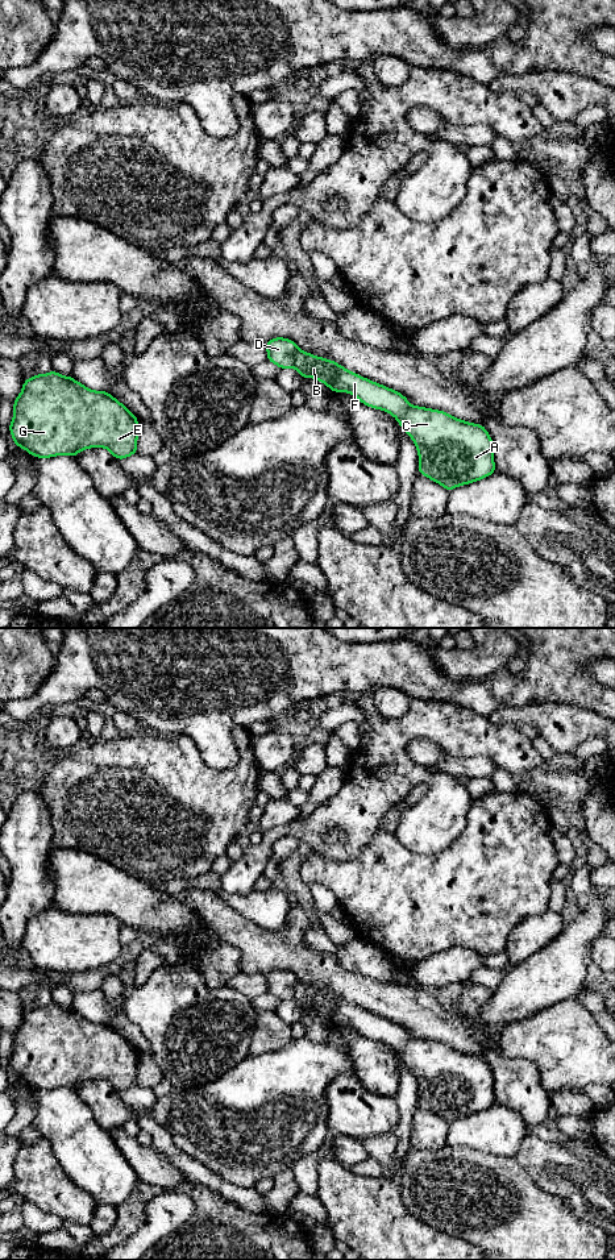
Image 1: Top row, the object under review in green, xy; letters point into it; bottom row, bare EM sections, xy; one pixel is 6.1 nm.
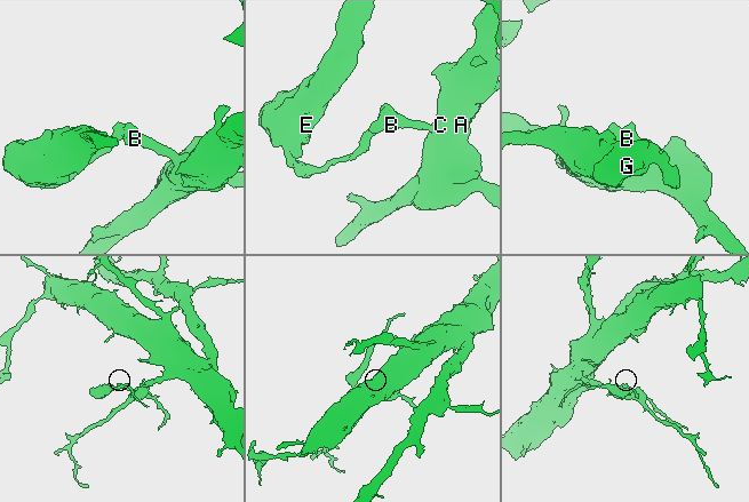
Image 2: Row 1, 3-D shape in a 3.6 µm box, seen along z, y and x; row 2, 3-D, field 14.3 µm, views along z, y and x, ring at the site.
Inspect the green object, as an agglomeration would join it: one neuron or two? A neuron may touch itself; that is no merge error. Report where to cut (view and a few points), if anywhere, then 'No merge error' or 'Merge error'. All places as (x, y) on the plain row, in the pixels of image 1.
Split along xy (298, 981), (291, 998). Merge error

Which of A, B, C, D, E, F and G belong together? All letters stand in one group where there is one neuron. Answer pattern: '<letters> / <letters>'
A B C F / D E G

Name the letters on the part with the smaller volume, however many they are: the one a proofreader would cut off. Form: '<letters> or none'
D, E, G

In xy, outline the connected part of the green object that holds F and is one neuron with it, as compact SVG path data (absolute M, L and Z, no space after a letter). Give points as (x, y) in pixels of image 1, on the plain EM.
M303 982L294 986L292 999L303 1010L316 1010L333 1024L349 1024L365 1037L392 1047L416 1077L420 1107L448 1123L487 1110L496 1102L494 1076L482 1056L411 1037L400 1024Z

